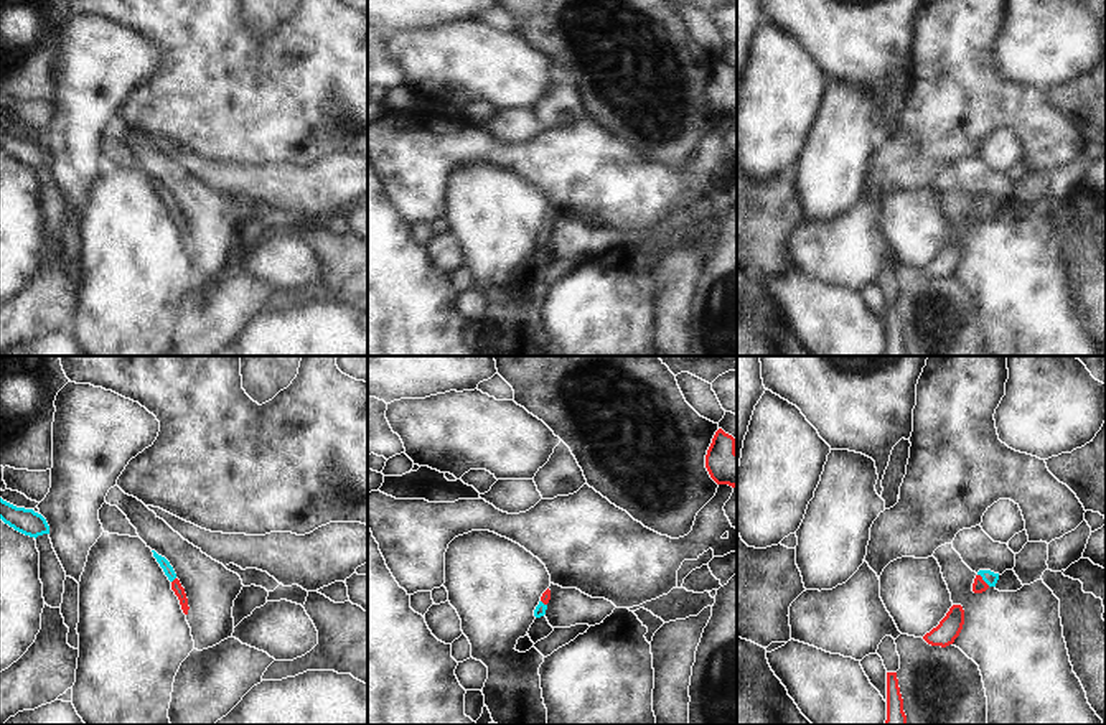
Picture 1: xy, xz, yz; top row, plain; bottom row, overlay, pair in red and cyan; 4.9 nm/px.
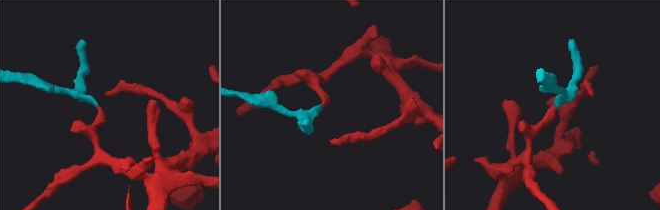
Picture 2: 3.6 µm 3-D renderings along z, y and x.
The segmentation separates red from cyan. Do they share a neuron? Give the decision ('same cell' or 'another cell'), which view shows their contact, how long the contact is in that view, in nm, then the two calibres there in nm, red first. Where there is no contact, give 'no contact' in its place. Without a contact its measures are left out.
same cell | yz | 90 nm | 70/70 nm

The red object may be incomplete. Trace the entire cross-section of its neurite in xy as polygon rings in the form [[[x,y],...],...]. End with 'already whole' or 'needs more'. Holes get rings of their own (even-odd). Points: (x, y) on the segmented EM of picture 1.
[[[155,550],[152,552],[157,562],[160,564],[160,567],[163,568],[165,575],[168,577],[168,580],[171,582],[171,590],[178,596],[183,613],[188,615],[188,610],[190,610],[188,598],[185,593],[185,588],[181,587],[180,580],[176,578],[173,567],[170,565],[170,562],[165,557],[158,555]]]; needs more

